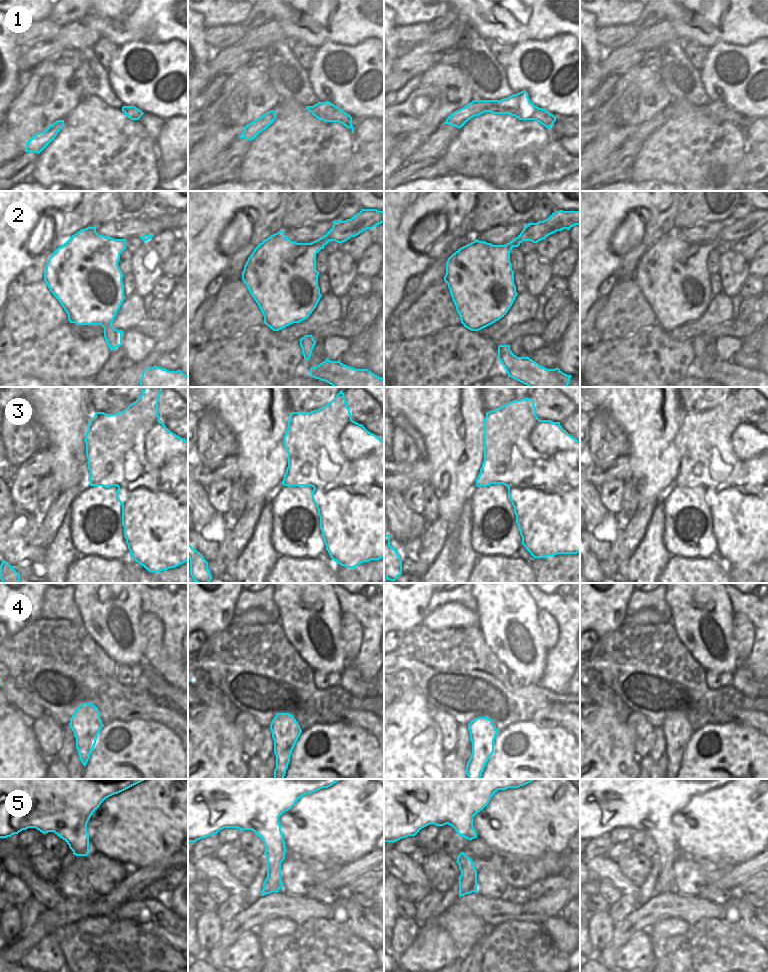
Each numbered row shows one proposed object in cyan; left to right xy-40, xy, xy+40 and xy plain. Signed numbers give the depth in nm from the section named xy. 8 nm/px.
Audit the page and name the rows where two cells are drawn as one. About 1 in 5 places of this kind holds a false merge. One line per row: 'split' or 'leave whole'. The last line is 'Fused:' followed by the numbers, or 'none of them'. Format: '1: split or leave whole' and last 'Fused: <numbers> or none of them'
1: leave whole
2: leave whole
3: split
4: leave whole
5: leave whole
Fused: 3

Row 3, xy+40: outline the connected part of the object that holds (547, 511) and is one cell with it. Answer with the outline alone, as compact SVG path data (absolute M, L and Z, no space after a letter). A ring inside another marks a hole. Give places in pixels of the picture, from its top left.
M540 420L530 435L530 441L542 453L540 463L546 467L546 471L535 474L532 483L525 488L508 488L522 544L534 558L577 554L580 552L580 441L571 436L560 422L551 420Z

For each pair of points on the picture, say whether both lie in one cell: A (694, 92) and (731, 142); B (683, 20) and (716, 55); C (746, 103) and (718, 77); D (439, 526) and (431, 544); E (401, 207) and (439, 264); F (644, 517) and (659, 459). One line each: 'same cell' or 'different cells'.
A: different cells
B: different cells
C: same cell
D: same cell
E: different cells
F: different cells

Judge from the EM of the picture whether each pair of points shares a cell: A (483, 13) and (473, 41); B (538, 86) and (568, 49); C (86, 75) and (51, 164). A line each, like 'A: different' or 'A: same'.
A: different
B: same
C: different

